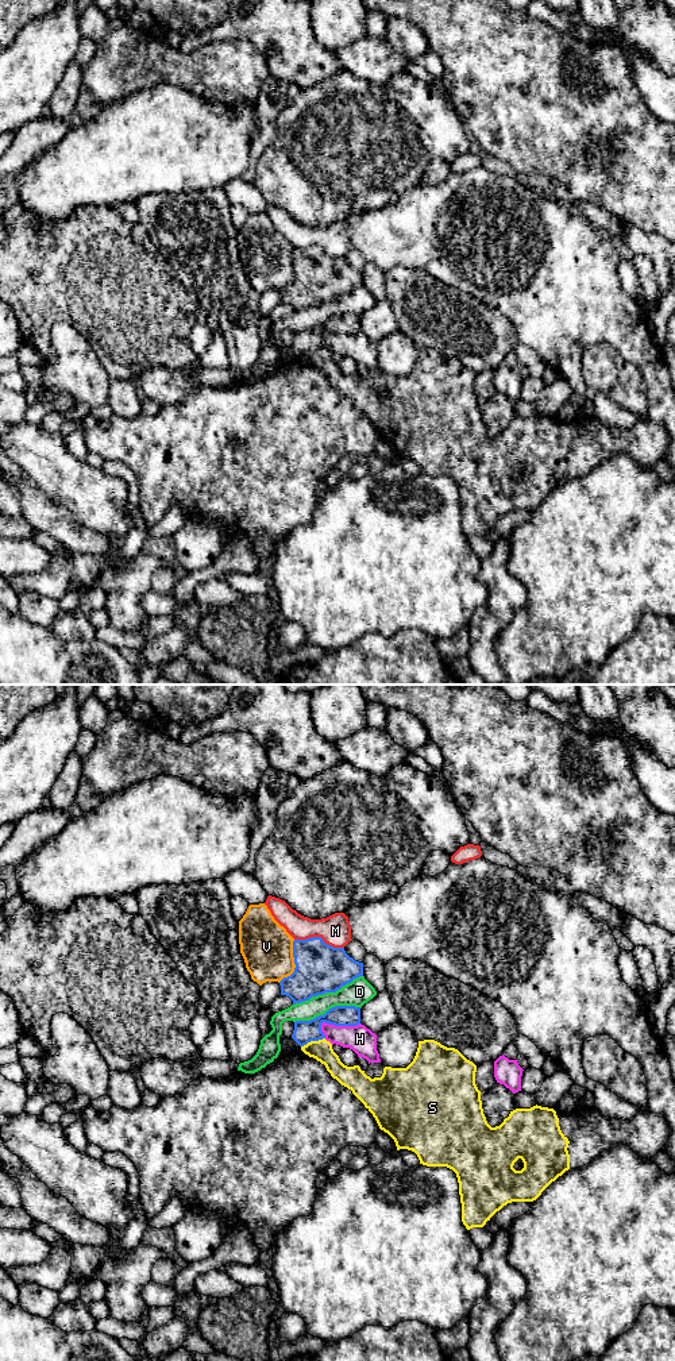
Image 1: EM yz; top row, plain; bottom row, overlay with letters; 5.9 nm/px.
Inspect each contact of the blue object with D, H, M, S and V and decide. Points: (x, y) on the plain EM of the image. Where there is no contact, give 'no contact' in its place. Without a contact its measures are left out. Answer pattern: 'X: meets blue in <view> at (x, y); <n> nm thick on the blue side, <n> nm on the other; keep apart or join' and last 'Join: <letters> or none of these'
D: meets blue in yz at (327, 300); 300 nm thick on the blue side, 160 nm on the other; keep apart
H: meets blue in yz at (336, 334); 130 nm thick on the blue side, 160 nm on the other; keep apart
M: meets blue in yz at (319, 246); 300 nm thick on the blue side, 190 nm on the other; keep apart
S: meets blue in yz at (312, 349); 130 nm thick on the blue side, 120 nm on the other; keep apart
V: meets blue in yz at (294, 272); 300 nm thick on the blue side, 300 nm on the other; keep apart
Join: none of these

